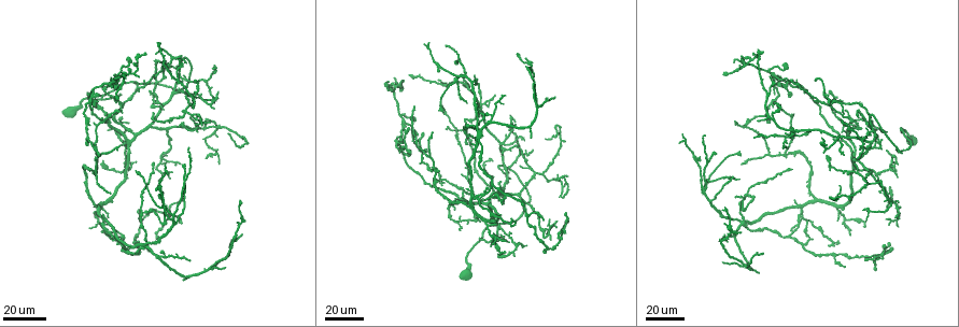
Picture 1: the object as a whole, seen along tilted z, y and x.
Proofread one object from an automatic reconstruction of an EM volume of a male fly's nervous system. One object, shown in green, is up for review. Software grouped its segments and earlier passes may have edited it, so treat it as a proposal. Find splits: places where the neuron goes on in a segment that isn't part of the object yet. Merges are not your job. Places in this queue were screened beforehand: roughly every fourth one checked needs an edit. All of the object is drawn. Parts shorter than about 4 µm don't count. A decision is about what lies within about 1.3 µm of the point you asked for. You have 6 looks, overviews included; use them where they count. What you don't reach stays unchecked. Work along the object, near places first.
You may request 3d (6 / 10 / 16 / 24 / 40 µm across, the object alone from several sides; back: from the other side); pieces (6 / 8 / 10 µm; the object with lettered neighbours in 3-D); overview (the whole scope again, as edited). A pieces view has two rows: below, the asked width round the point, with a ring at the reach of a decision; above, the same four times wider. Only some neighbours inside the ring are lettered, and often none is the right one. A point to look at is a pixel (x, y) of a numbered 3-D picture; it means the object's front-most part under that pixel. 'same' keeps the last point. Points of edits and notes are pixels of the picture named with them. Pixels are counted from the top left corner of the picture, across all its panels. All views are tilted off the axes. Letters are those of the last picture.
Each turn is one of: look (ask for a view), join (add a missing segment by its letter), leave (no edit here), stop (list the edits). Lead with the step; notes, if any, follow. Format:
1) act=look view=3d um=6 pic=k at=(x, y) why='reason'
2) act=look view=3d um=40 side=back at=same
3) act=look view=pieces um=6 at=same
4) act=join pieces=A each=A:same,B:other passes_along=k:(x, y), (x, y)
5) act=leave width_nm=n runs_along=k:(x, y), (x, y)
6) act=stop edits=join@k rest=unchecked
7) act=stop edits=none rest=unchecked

act=look view=3d um=24 pic=1 at=(446, 130) why='branch stops here'

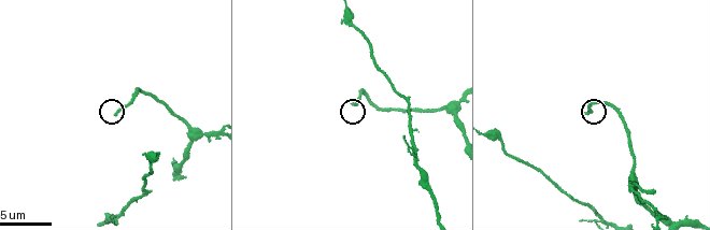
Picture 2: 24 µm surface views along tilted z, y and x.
act=look view=3d um=6 pic=2 at=(353, 104) why='zoom in'

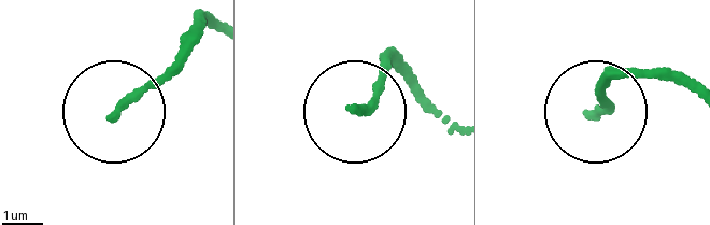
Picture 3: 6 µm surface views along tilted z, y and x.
act=look view=pieces um=6 pic=3 at=(350, 107)

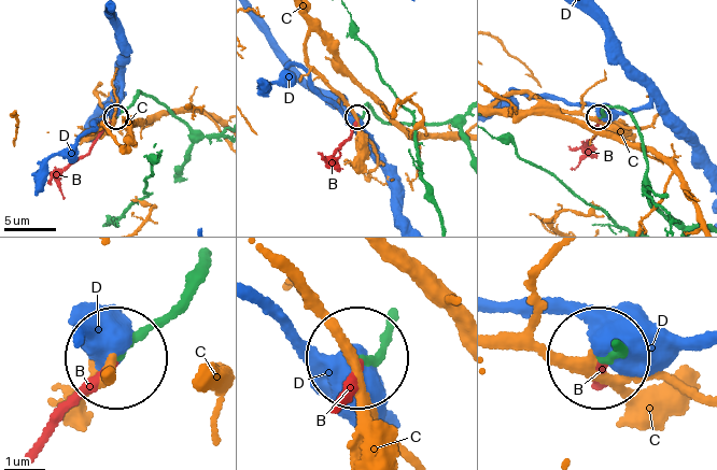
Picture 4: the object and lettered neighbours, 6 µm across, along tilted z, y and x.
act=join pieces=B each=B:same,C:other,D:other passes_along=4:(381, 337), (345, 393) found='the neuron continues'

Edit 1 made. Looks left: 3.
act=look view=3d um=24 pic=1 at=(481, 239) why='branch stops here'

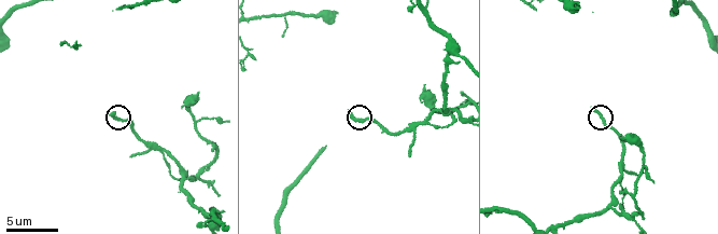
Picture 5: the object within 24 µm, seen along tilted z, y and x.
act=look view=pieces um=6 pic=5 at=(111, 112)

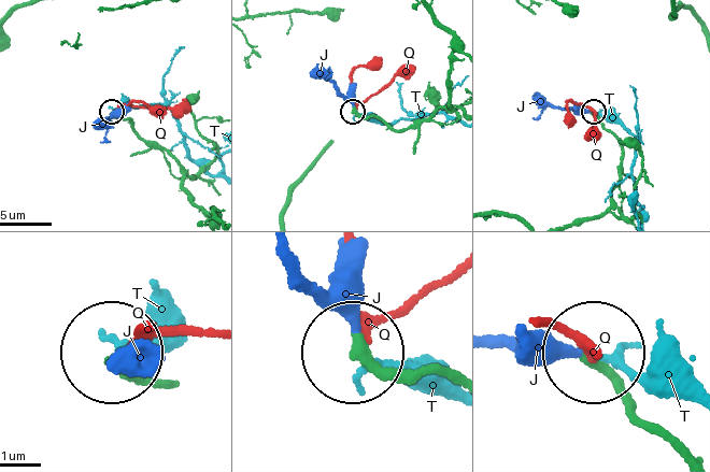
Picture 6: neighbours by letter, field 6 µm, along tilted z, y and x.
act=join pieces=J each=J:same,Q:other,T:other found='the neuron continues'

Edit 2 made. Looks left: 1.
act=look view=pieces um=8 pic=5 at=(195, 103) why='an open end'

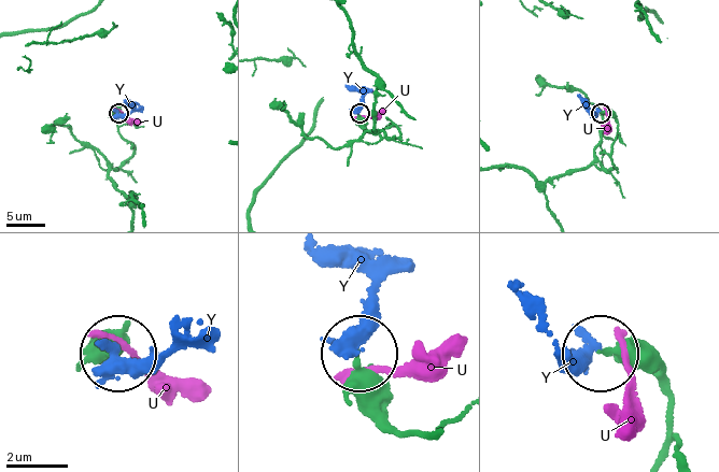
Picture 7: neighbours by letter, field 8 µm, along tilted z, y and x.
act=leave width_nm=250 each=U:other,Y:other found='none of them fits'

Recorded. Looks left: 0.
act=stop edits=join@4,join@6 rest=unchecked

